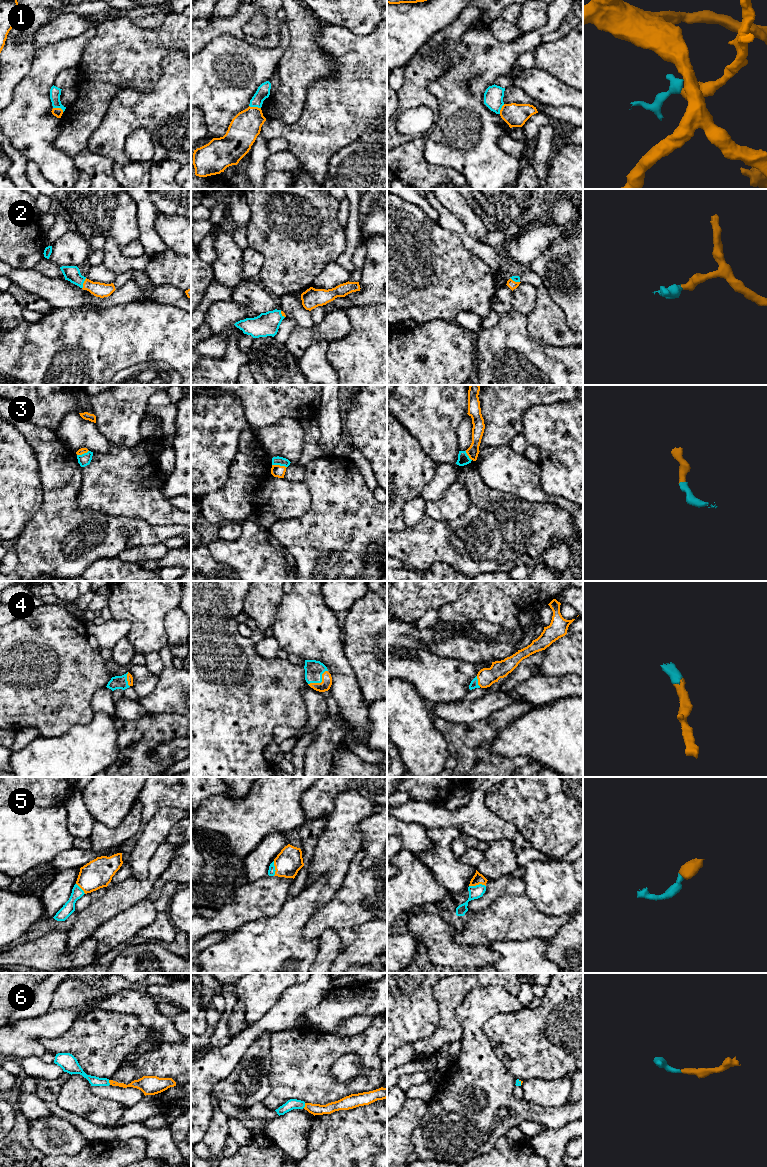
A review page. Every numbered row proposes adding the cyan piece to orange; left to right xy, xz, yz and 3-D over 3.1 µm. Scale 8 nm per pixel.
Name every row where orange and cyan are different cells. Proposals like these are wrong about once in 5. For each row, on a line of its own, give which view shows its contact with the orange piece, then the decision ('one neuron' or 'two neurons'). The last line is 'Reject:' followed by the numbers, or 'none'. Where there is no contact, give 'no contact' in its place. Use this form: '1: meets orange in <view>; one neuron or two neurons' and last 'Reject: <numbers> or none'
1: meets orange in xz; two neurons
2: meets orange in xy; one neuron
3: meets orange in xz; one neuron
4: meets orange in xz; one neuron
5: meets orange in yz; one neuron
6: meets orange in xy; one neuron
Reject: 1

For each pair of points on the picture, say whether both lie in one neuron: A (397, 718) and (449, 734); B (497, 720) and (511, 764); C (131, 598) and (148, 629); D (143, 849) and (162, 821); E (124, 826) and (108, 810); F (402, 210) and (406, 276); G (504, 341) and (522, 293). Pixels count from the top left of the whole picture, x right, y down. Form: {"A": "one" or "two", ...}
{"A": "two", "B": "one", "C": "one", "D": "one", "E": "two", "F": "one", "G": "two"}

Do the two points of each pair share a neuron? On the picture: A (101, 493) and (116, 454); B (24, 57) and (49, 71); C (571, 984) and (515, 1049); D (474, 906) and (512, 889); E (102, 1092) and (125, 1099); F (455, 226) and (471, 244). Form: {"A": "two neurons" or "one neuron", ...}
{"A": "one neuron", "B": "two neurons", "C": "one neuron", "D": "one neuron", "E": "one neuron", "F": "one neuron"}

